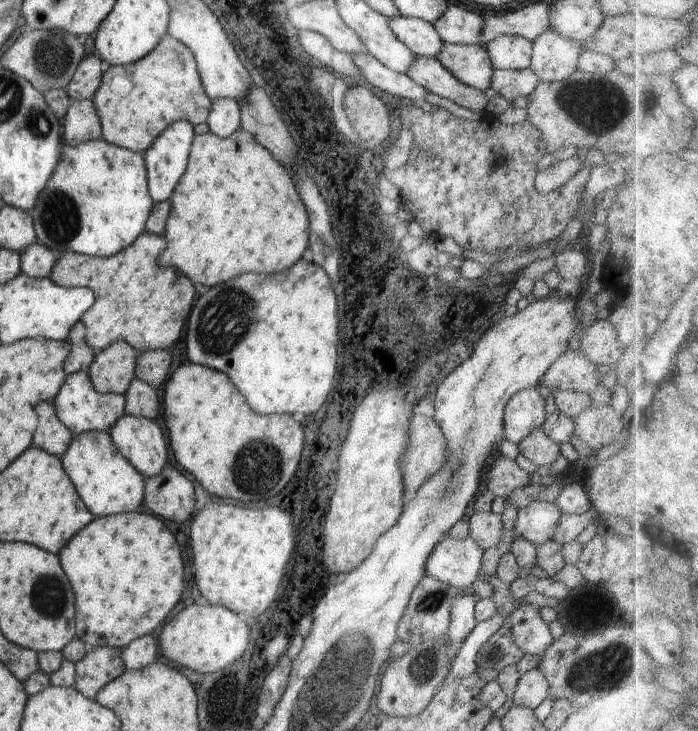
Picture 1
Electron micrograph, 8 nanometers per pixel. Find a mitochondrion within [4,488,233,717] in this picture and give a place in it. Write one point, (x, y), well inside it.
(49, 595)

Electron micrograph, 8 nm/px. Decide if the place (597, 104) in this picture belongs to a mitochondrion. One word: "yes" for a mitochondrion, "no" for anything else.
yes

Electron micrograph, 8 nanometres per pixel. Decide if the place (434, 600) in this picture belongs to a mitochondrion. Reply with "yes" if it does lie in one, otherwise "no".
yes

